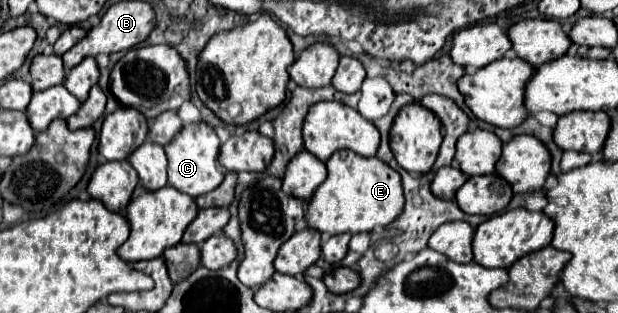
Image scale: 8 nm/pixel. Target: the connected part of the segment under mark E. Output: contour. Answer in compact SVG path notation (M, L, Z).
M335 151L327 167L327 179L315 189L313 197L307 201L305 221L311 229L321 233L361 233L373 227L385 227L397 219L403 211L403 187L401 177L389 165L377 157L363 157L355 151Z

